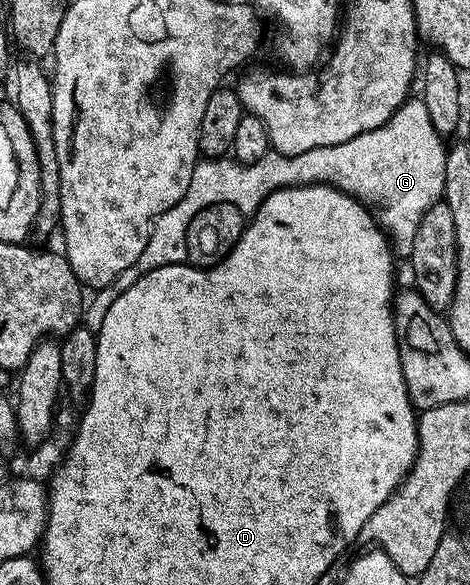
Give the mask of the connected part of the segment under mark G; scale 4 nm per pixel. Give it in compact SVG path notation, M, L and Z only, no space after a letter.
M410 97L386 123L379 125L379 129L359 133L359 137L351 137L351 141L343 141L339 145L307 149L307 153L290 155L287 161L277 161L281 163L238 163L232 157L202 158L191 173L187 193L183 193L183 197L179 197L179 201L175 201L175 205L171 205L171 209L167 209L167 213L153 223L147 246L143 248L143 253L139 253L139 261L131 269L123 269L111 285L92 292L93 300L90 303L88 300L83 307L84 326L94 333L100 329L103 317L107 317L107 309L111 309L111 301L117 300L123 289L131 289L131 285L135 285L135 281L151 269L186 262L189 257L187 225L191 225L200 211L216 203L230 203L238 207L242 215L252 217L269 192L278 191L280 187L327 183L345 191L369 208L377 226L388 234L394 252L408 257L419 221L423 221L423 213L443 199L447 147L441 143L444 143L443 137L435 125L431 125L424 98Z

